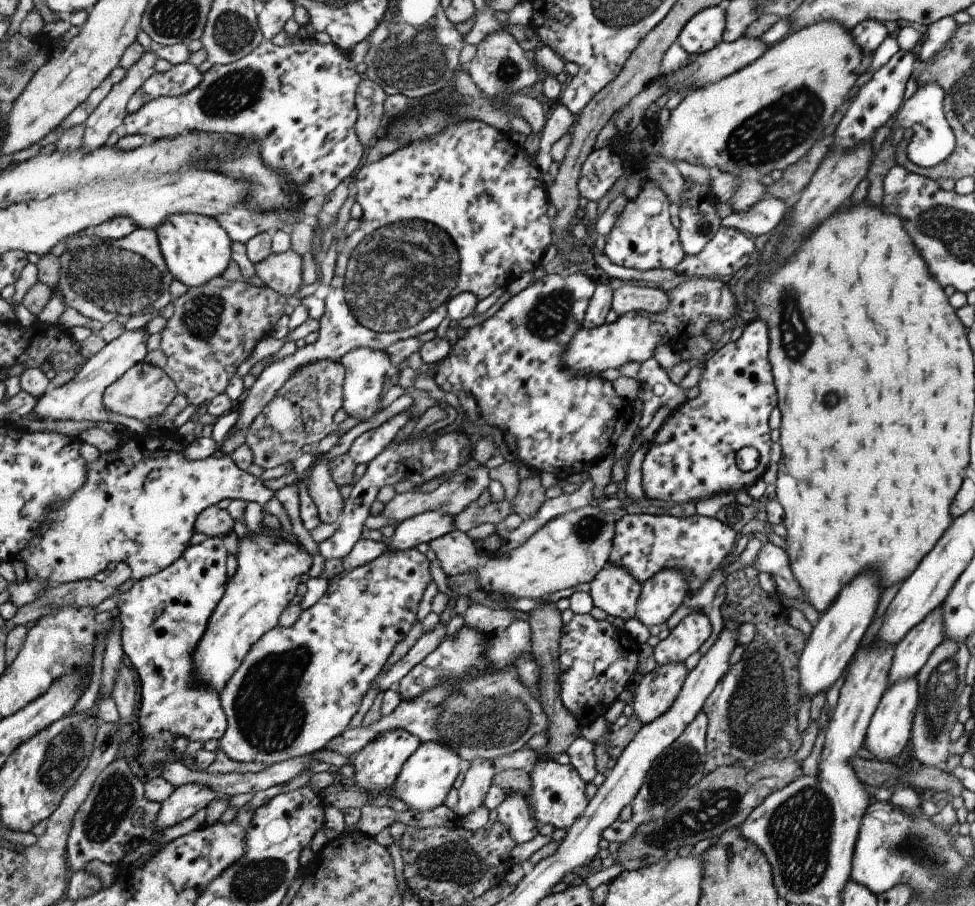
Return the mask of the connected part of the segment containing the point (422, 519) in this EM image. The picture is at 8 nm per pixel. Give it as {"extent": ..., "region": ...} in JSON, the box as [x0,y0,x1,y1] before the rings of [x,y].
{"extent":[387,511,456,551],"region":[[[427,511],[410,519],[405,519],[393,532],[393,540],[387,551],[406,551],[456,530],[456,518],[441,511]]]}

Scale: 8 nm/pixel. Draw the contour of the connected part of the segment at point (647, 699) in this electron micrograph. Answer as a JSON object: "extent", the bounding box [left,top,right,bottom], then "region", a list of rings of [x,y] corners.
{"extent":[630,662,687,725],"region":[[[680,662],[656,664],[635,686],[634,697],[630,703],[633,715],[644,725],[663,714],[679,694],[687,673],[687,669]]]}

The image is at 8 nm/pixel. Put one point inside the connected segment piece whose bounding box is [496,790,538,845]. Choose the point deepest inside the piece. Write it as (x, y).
(512, 812)

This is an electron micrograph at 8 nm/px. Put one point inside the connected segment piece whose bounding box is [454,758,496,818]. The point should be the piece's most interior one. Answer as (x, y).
(478, 778)

